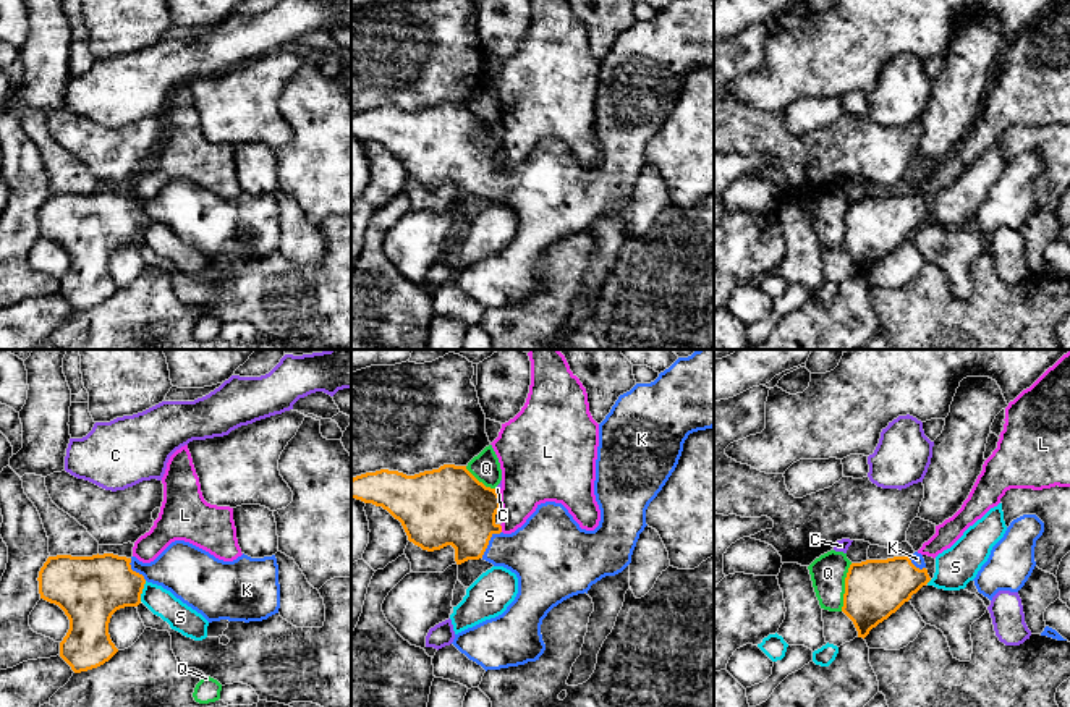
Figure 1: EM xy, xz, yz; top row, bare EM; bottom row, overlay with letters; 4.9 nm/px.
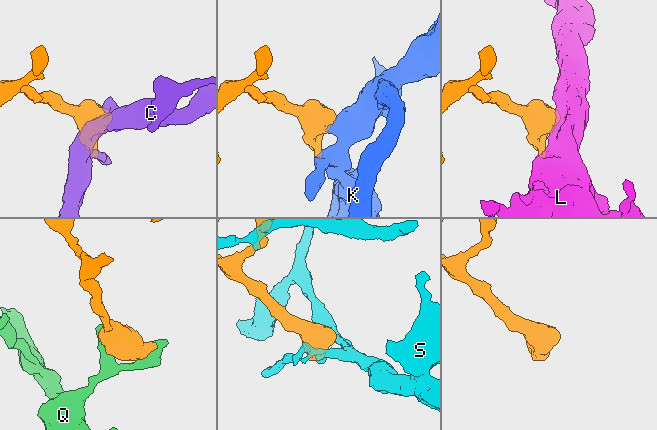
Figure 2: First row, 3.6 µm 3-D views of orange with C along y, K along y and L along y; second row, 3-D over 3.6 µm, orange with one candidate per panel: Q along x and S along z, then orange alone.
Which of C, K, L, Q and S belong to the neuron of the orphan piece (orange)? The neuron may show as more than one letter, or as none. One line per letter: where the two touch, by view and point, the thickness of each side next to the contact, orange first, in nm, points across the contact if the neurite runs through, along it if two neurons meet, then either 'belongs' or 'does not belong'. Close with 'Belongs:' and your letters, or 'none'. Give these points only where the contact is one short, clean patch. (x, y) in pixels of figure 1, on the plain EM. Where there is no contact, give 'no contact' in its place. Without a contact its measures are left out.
C: contact xz (496, 130); calibres 380 and 30 nm; does not belong
K: contact xz (488, 180); calibres 380 and 300 nm; way xz (452, 144), (488, 180), (505, 188), (536, 190); belongs
L: contact xz (499, 138); calibres 380 and 360 nm; border xz (497, 131), (502, 144); does not belong
Q: contact yz (845, 225); calibres 300 and 180 nm; border yz (852, 201), (845, 215), (844, 243), (840, 248); does not belong
S: contact xy (141, 228); calibres 320 and 140 nm; does not belong
Belongs: K

